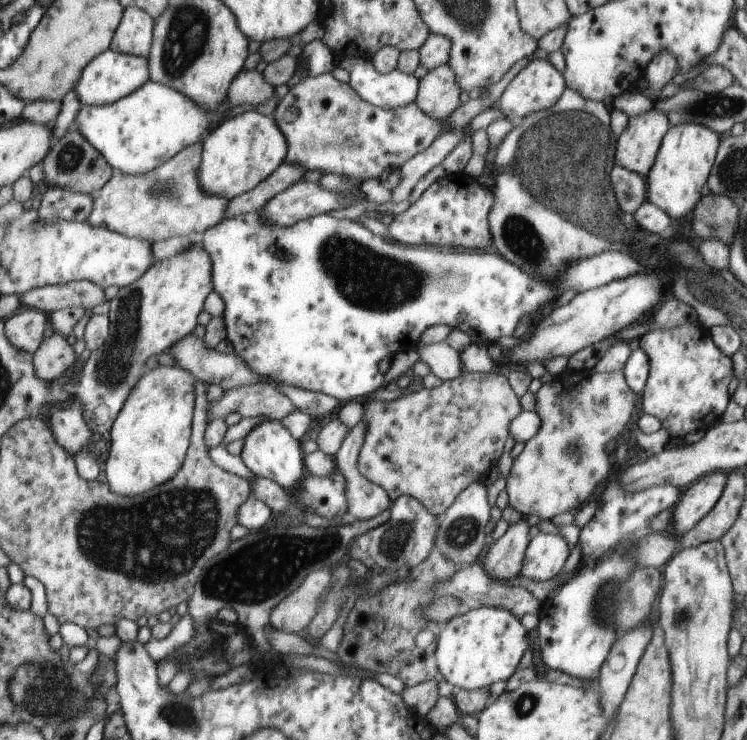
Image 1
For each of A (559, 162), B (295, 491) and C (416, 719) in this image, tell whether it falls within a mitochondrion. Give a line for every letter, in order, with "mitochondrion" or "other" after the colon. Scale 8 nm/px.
A: mitochondrion
B: other
C: other

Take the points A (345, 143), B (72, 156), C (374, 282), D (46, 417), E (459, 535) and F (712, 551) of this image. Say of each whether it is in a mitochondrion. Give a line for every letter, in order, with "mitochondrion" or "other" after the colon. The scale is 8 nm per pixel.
A: mitochondrion
B: mitochondrion
C: mitochondrion
D: other
E: mitochondrion
F: other

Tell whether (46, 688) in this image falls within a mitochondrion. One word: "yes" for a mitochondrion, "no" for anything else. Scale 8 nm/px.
yes

